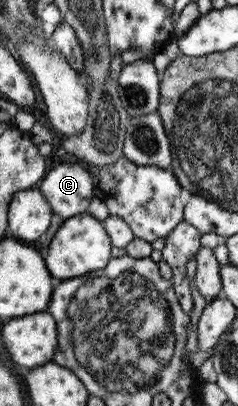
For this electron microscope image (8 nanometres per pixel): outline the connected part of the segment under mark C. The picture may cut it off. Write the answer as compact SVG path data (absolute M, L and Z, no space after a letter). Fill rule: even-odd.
M59 163L51 168L36 186L53 215L63 220L86 212L91 198L97 195L87 169L77 163Z

